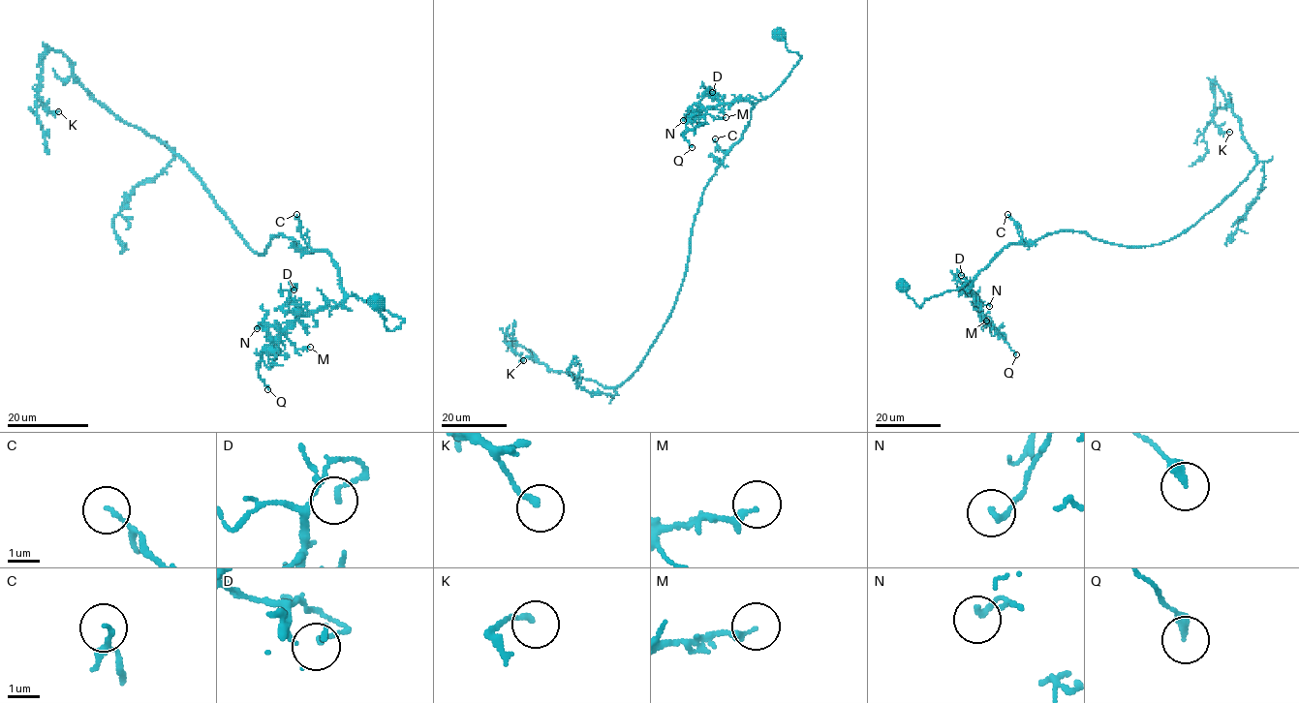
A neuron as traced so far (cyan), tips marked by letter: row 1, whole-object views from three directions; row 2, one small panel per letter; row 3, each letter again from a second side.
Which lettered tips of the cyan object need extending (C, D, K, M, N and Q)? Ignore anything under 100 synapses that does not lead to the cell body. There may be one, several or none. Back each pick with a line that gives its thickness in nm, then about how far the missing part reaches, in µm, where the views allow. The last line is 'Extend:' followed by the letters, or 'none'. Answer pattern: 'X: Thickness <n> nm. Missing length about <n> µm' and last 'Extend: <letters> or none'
Extend: none

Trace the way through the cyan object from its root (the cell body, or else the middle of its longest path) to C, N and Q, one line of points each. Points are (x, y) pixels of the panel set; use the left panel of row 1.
C: (377, 300), (385, 326), (396, 329), (399, 316), (347, 295), (338, 266), (326, 251), (305, 242), (296, 214)
N: (377, 300), (385, 326), (396, 329), (399, 316), (355, 296), (303, 312), (282, 331), (257, 328)
Q: (377, 300), (385, 326), (396, 329), (399, 316), (355, 296), (304, 312), (262, 350), (259, 375), (267, 389)

